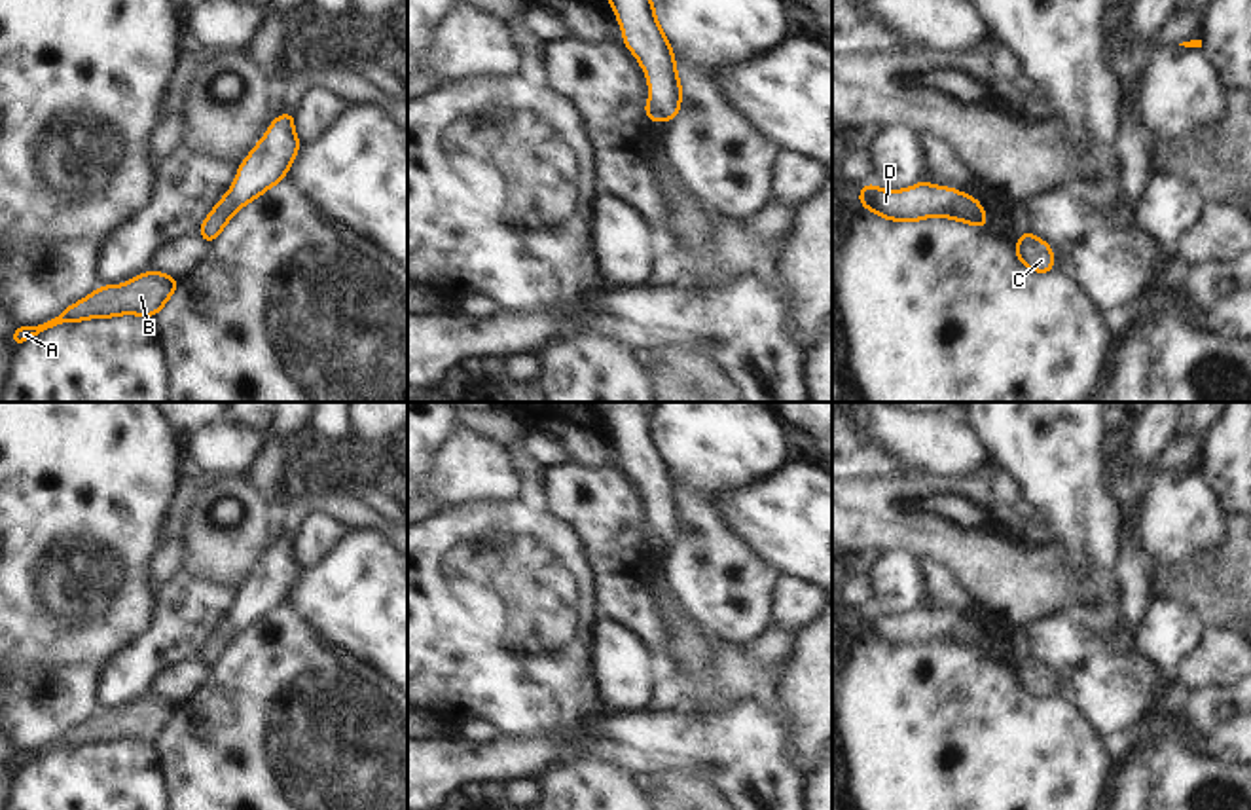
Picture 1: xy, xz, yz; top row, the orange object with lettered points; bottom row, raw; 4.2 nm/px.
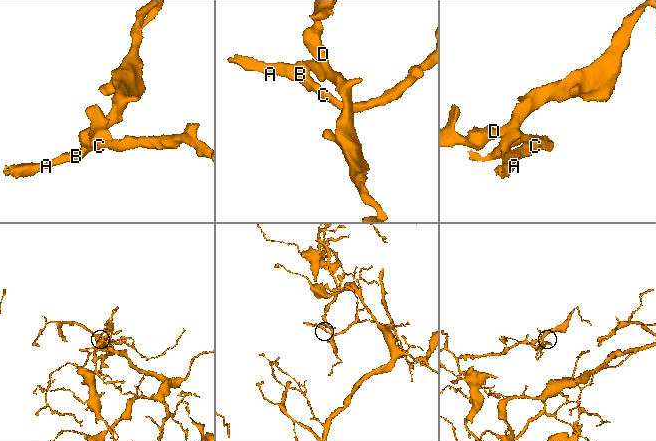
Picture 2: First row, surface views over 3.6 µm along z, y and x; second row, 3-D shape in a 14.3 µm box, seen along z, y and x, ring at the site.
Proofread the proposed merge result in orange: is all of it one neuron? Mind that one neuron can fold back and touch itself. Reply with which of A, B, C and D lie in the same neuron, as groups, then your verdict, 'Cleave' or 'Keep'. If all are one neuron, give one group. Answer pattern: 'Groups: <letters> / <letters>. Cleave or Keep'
Groups: A B C / D. Cleave

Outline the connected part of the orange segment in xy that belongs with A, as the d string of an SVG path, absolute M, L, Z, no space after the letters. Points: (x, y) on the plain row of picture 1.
M152 694L118 711L102 708L100 713L93 715L83 725L64 732L59 742L38 751L19 749L9 763L9 768L17 772L40 757L63 747L70 749L87 744L110 744L119 740L154 744L165 732L178 709L178 704Z

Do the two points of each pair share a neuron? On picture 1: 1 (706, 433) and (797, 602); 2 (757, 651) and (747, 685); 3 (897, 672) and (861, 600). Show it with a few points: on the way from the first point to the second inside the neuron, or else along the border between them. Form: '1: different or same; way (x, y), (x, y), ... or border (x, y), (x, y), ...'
1: different; border (781, 575), (776, 587), (772, 619)
2: different; border (742, 647), (759, 662), (783, 662)
3: different; border (859, 609), (852, 613)

